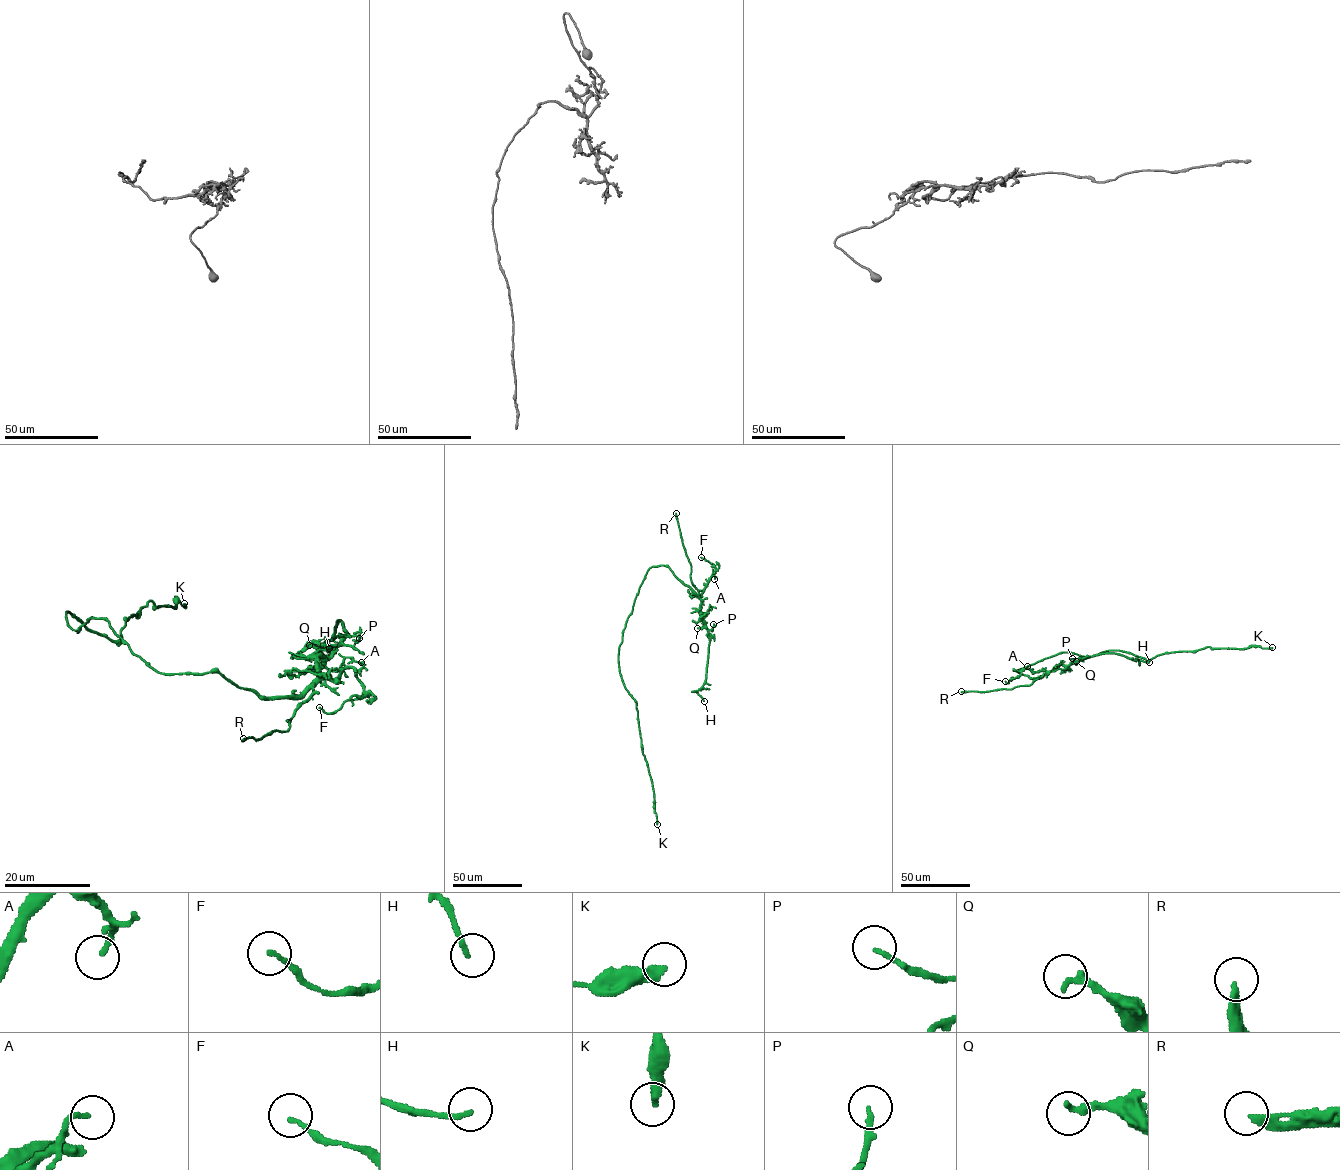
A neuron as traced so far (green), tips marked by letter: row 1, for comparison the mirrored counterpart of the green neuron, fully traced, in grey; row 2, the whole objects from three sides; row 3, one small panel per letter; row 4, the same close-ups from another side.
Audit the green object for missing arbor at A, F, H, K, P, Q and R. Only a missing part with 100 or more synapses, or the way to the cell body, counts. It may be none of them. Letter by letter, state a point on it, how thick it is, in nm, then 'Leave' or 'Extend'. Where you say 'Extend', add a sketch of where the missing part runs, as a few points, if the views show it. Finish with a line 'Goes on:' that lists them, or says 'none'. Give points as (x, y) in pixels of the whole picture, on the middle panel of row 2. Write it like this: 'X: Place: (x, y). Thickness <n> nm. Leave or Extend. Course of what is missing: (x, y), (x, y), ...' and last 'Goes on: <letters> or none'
A: Place: (714, 579). Thickness 160 nm. Leave
F: Place: (701, 557). Thickness 150 nm. Leave
H: Place: (704, 701). Thickness 160 nm. Leave
K: Place: (657, 824). Thickness 360 nm. Leave
P: Place: (713, 624). Thickness 160 nm. Leave
Q: Place: (697, 628). Thickness 280 nm. Leave
R: Place: (676, 513). Thickness 240 nm. Extend. Course of what is missing: (676, 513), (676, 500), (682, 481), (696, 466)
Goes on: R

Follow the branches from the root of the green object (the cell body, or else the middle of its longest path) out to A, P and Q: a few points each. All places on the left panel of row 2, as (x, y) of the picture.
A: (109, 623), (156, 671), (218, 672), (264, 697), (301, 696), (319, 674), (335, 678), (361, 662)
P: (109, 623), (156, 671), (218, 672), (264, 697), (299, 697), (320, 675), (319, 656), (326, 658), (359, 638)
Q: (109, 623), (156, 671), (218, 672), (264, 697), (299, 697), (320, 675), (318, 657), (334, 649), (309, 645)

